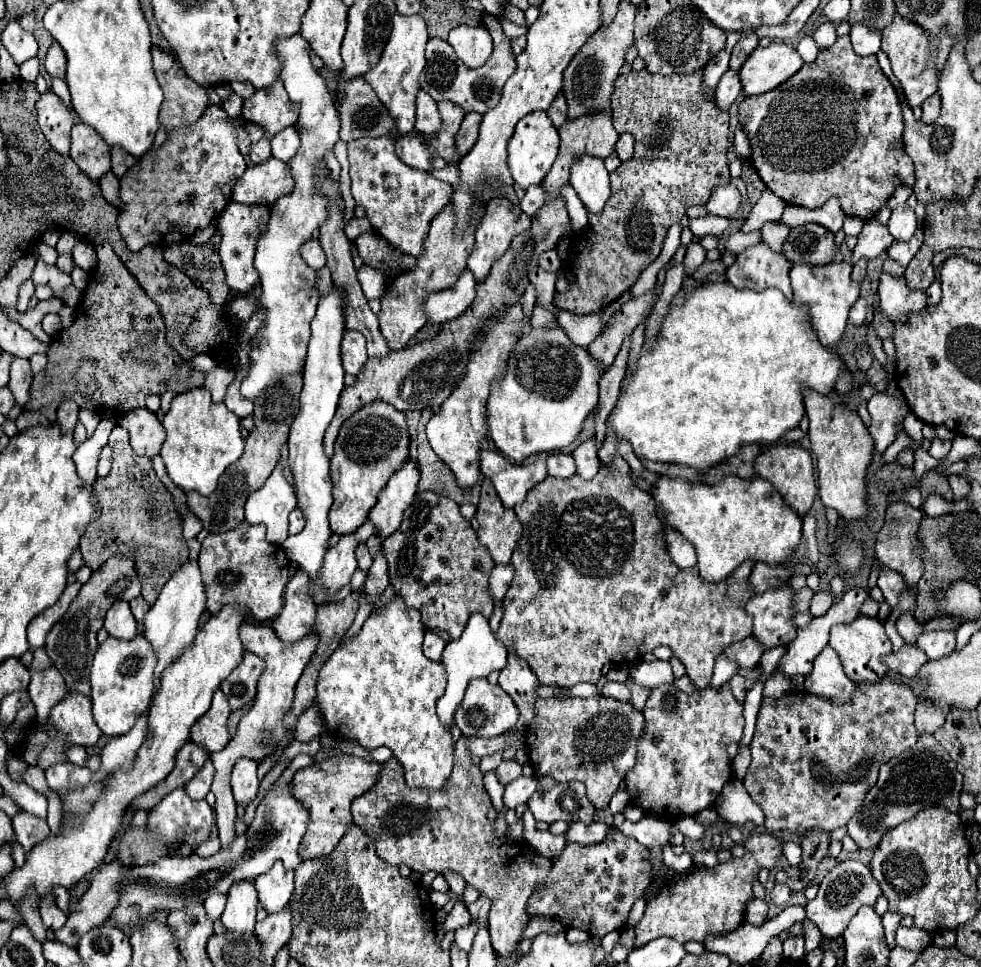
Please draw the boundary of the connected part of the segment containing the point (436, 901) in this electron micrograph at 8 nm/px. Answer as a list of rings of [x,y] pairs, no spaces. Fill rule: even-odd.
[[[431,891],[429,893],[430,901],[436,907],[443,907],[450,899],[455,901],[463,901],[463,896],[456,896],[456,894],[452,894],[452,892],[441,893],[438,891]]]

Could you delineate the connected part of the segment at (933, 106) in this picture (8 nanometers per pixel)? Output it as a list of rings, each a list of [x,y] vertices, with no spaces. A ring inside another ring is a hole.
[[[936,92],[936,94],[932,94],[930,98],[926,98],[924,104],[922,104],[922,122],[932,124],[932,122],[938,118],[940,108],[942,108],[942,104],[940,104],[940,94]]]

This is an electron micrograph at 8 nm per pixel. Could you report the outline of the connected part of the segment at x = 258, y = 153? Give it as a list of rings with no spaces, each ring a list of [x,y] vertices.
[[[258,140],[258,142],[252,142],[250,144],[250,160],[256,164],[256,162],[264,162],[268,160],[272,154],[270,154],[270,142],[268,140]]]

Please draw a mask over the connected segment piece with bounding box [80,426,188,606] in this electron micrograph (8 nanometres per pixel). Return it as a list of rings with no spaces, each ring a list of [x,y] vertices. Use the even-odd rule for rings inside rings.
[[[116,426],[110,434],[108,446],[112,448],[112,470],[104,478],[96,478],[94,496],[98,514],[90,522],[88,532],[80,540],[84,564],[98,570],[110,556],[130,556],[142,584],[142,596],[152,606],[168,578],[188,562],[188,546],[182,536],[182,518],[176,510],[172,492],[158,480],[152,460],[140,458],[130,442],[128,432]]]

